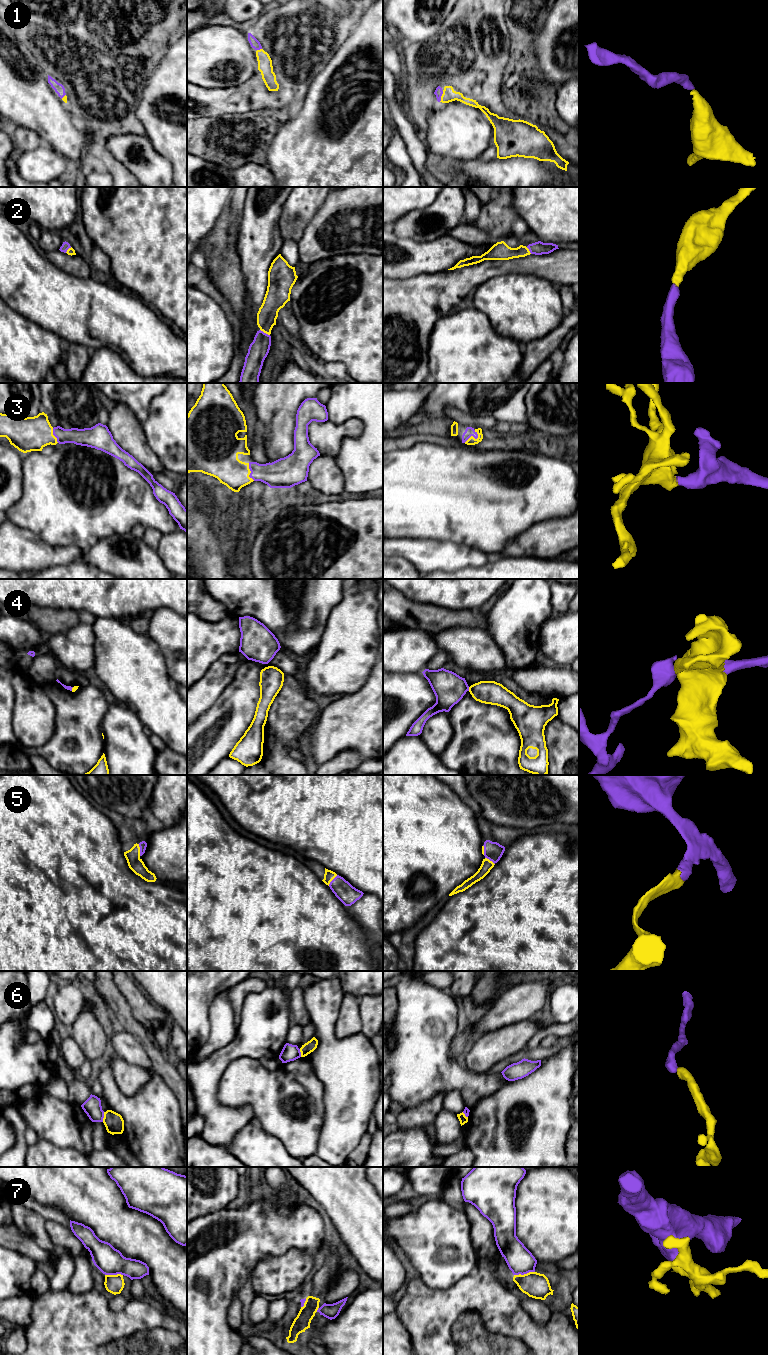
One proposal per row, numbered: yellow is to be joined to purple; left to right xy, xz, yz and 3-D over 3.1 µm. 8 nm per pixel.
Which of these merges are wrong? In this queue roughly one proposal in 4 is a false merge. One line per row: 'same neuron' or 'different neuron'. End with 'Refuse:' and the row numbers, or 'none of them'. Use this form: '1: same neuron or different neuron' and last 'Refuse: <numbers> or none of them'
1: same neuron
2: same neuron
3: same neuron
4: different neuron
5: same neuron
6: different neuron
7: different neuron
Refuse: 4, 6, 7

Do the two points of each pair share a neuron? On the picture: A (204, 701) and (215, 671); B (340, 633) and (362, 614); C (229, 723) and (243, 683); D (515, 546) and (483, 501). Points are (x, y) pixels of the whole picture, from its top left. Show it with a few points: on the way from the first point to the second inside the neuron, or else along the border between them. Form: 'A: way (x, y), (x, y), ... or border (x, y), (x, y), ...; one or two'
A: way (204, 694), (215, 681), (215, 678); one
B: way (345, 631), (357, 619); one
C: way (232, 713), (243, 693); one
D: border (530, 526), (494, 556); two

